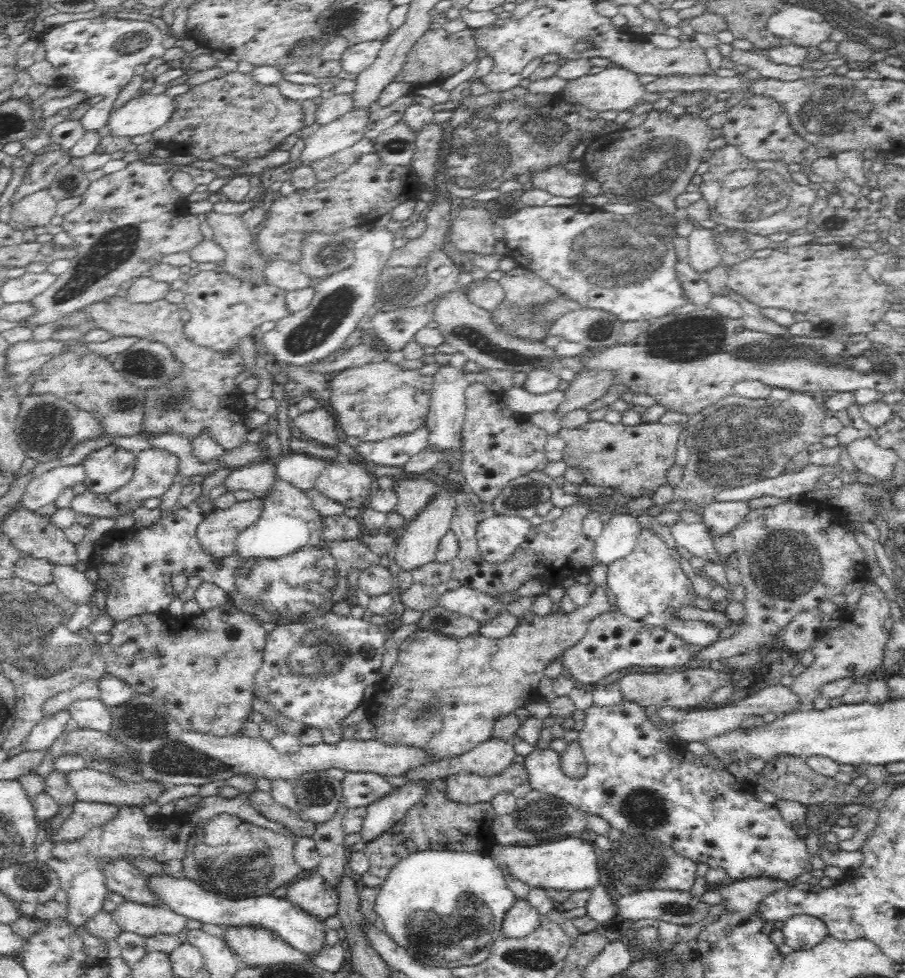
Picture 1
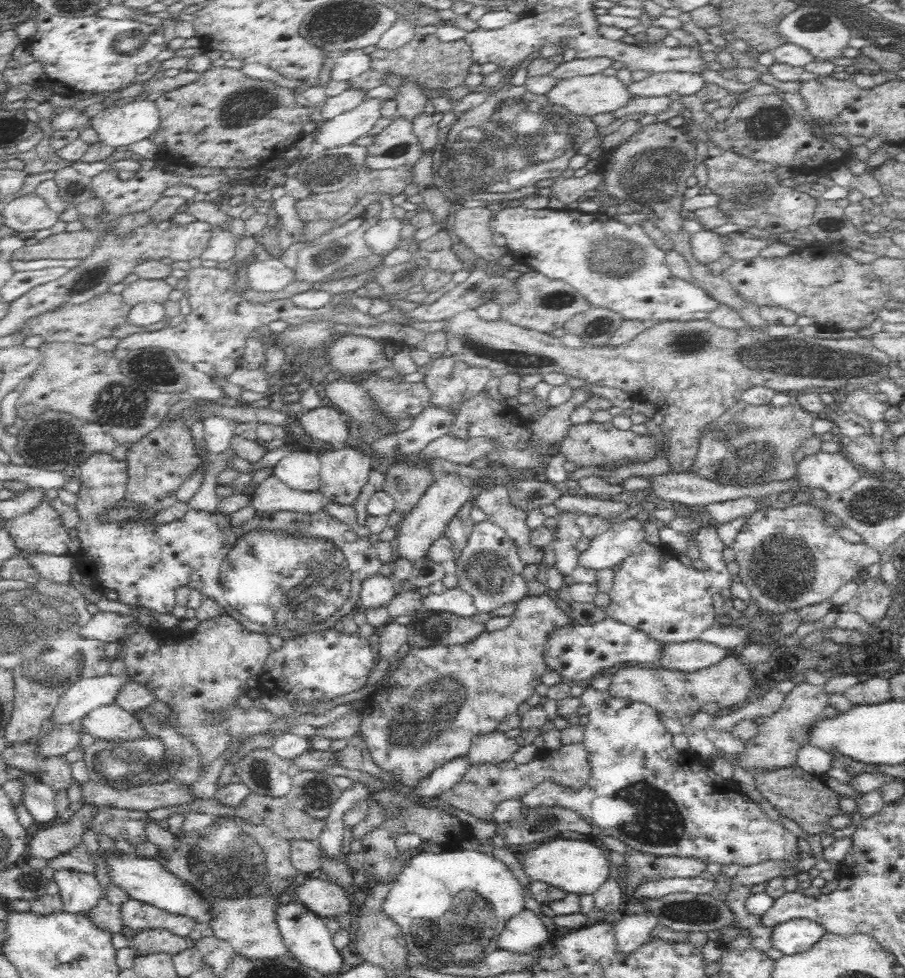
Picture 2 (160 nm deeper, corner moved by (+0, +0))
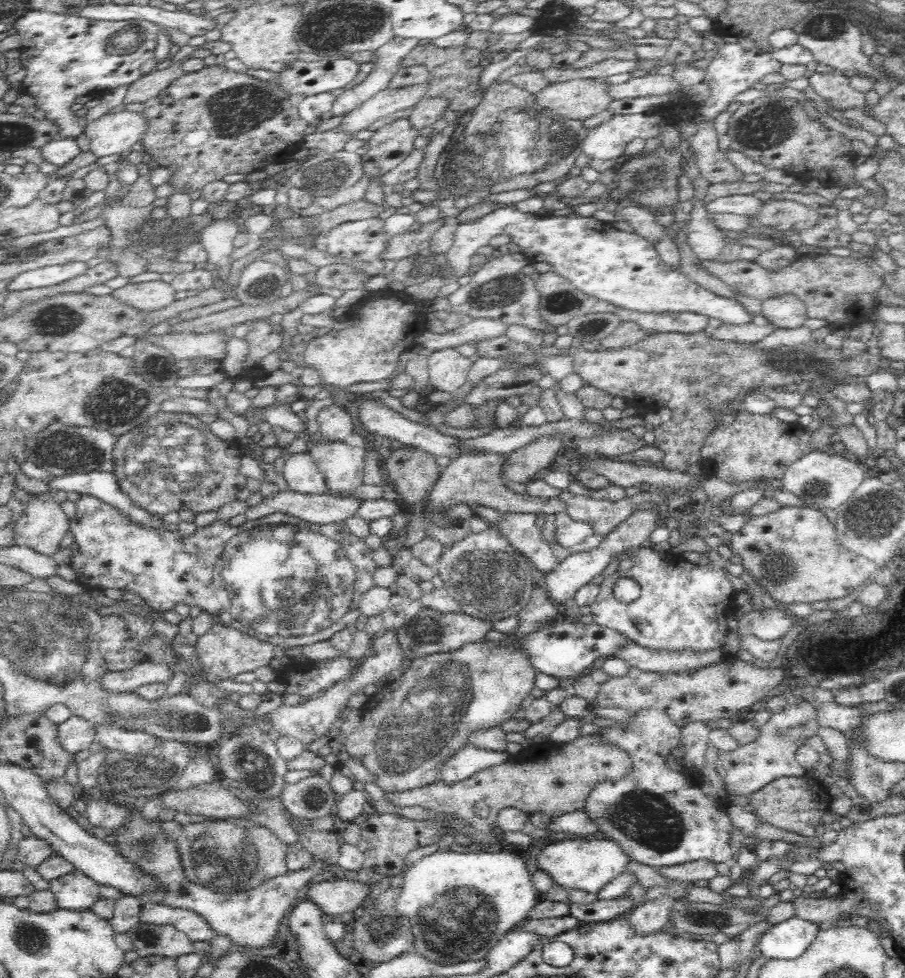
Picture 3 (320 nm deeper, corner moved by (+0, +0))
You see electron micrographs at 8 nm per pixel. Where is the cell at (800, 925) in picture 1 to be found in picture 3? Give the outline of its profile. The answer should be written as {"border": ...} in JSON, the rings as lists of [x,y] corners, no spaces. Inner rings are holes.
{"border":[[[792,917],[765,931],[758,947],[766,960],[794,960],[810,947],[818,931],[816,923]]]}

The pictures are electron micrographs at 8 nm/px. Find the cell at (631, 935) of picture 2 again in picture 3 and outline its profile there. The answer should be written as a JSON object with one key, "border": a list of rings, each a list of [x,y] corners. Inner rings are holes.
{"border":[[[666,895],[634,907],[627,914],[628,921],[632,925],[632,931],[639,936],[660,931],[670,918],[674,902],[676,902],[674,897]]]}

